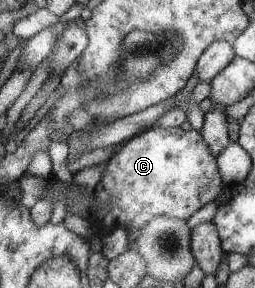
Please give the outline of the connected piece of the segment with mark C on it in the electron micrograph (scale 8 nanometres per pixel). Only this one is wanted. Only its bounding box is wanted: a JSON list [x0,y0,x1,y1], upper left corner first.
[87,126,225,238]

